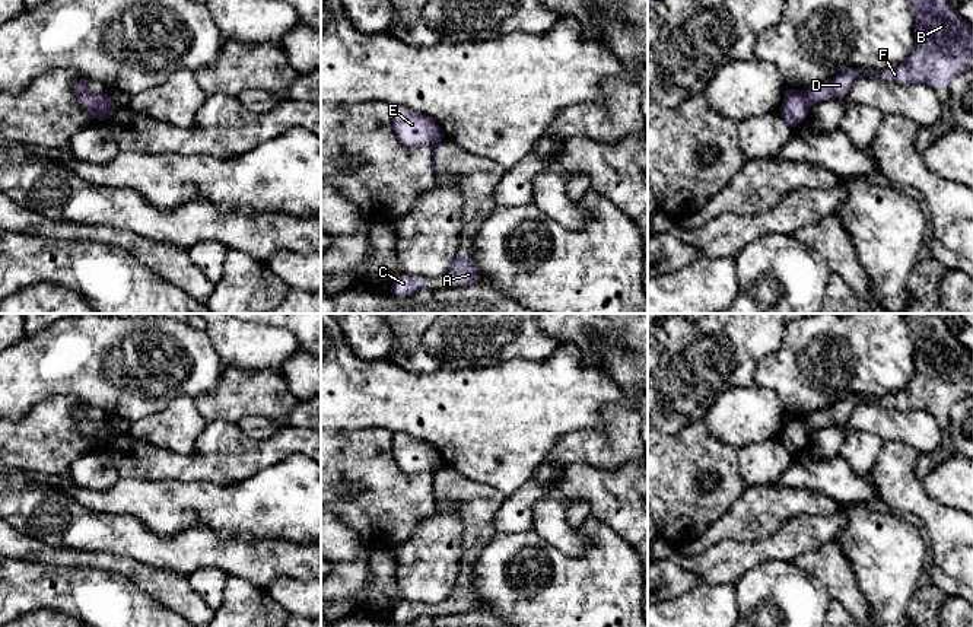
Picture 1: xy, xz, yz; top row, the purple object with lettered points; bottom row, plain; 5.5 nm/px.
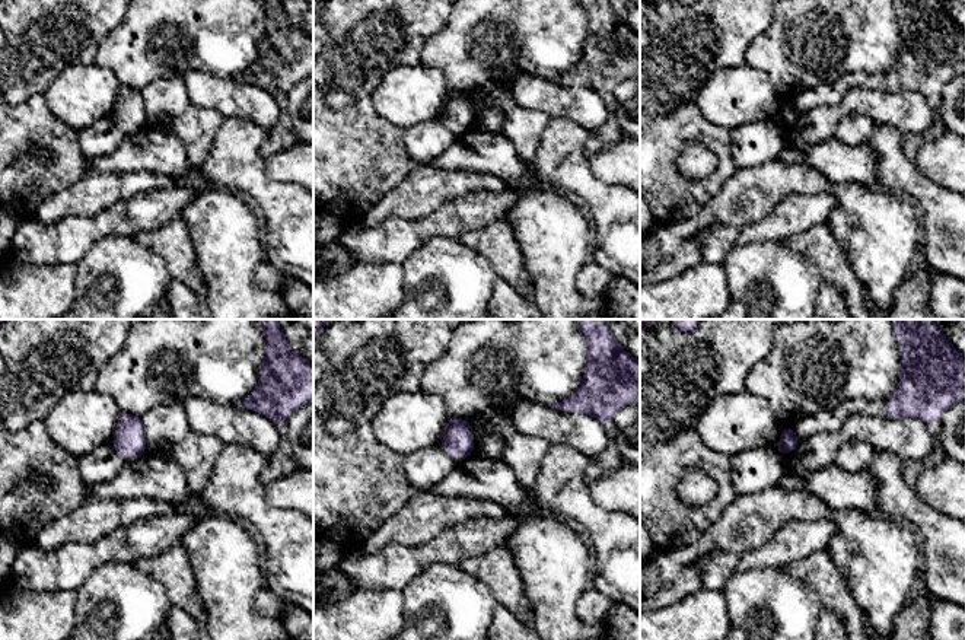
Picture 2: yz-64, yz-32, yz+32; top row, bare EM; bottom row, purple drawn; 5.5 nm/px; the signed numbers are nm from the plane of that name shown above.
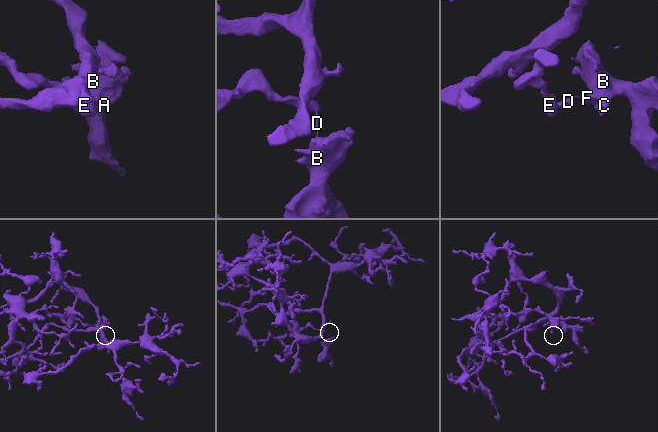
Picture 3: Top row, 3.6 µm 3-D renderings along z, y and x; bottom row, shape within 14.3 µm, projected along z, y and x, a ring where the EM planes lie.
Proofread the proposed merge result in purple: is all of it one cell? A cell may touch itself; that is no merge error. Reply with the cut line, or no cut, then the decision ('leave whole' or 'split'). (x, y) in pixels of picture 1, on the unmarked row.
cut yz (804, 417), (810, 432); split

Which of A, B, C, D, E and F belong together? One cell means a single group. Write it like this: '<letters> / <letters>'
A B C D F / E

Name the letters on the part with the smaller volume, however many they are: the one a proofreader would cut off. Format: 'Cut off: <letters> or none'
Cut off: A, B, C, D, F

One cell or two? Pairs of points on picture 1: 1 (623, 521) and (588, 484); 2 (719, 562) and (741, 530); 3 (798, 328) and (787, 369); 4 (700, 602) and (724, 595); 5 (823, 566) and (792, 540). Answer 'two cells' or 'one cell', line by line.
1: one cell
2: two cells
3: one cell
4: one cell
5: two cells

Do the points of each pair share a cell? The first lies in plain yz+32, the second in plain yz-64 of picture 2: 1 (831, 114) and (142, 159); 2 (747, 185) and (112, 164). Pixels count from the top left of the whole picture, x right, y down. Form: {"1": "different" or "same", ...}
{"1": "different", "2": "different"}

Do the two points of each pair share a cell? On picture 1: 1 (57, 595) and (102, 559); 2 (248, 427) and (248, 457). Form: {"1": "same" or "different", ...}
{"1": "different", "2": "different"}

